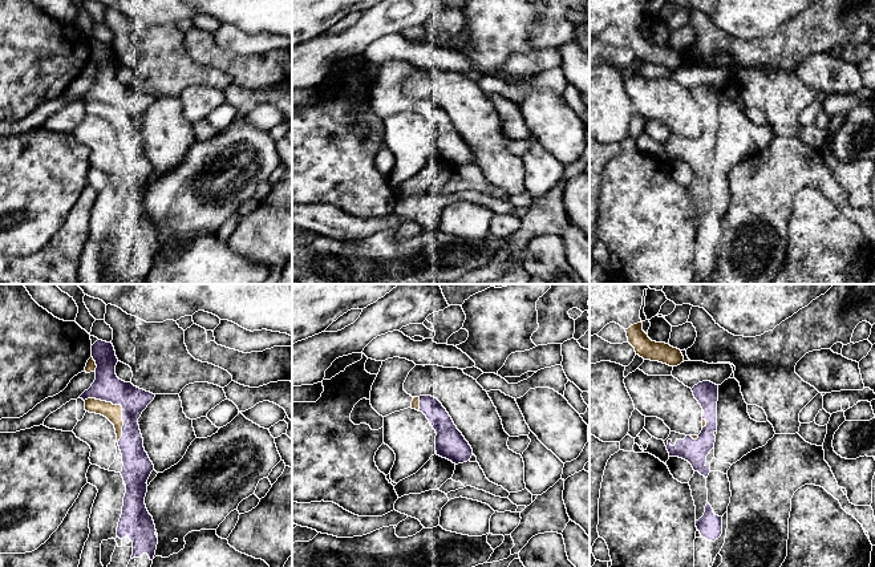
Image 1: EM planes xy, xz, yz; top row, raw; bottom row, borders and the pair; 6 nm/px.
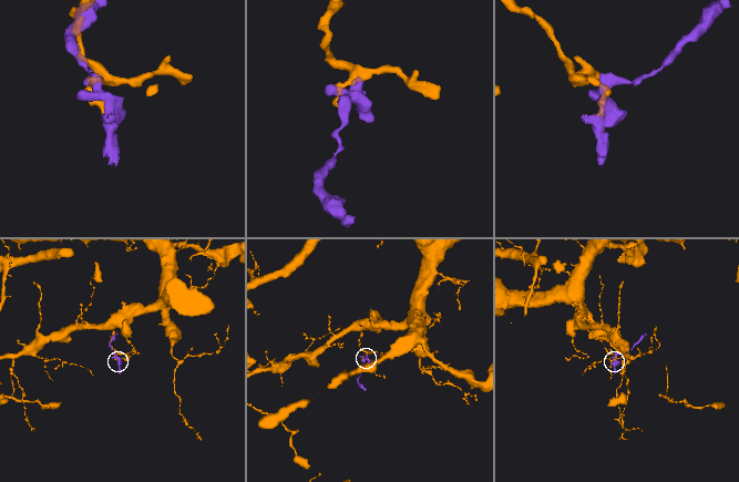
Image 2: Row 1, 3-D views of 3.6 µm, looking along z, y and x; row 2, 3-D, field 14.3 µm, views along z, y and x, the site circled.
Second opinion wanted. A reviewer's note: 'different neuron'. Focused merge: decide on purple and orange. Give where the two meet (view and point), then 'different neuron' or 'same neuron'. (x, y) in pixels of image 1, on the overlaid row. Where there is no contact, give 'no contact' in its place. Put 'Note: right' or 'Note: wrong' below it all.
xy (120, 404) | same neuron
Note: wrong

